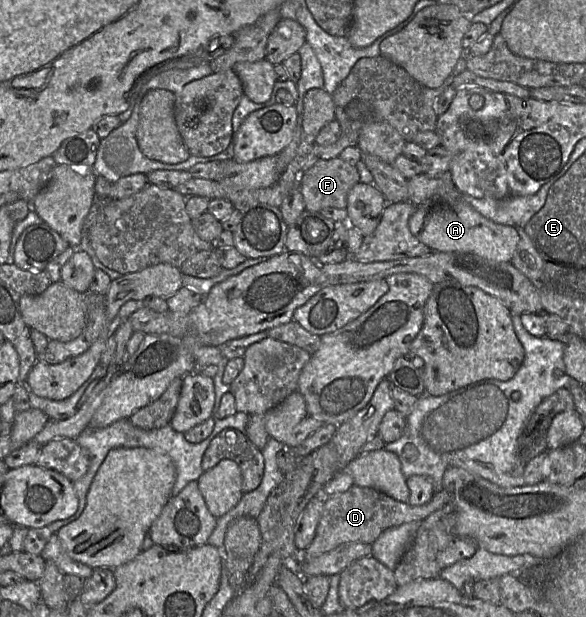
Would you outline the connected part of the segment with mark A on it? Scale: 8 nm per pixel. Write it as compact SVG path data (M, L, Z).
M453 181L443 184L431 197L417 207L408 221L410 232L431 251L473 253L496 262L510 262L514 254L518 234L514 227L495 223L478 213L455 187Z

